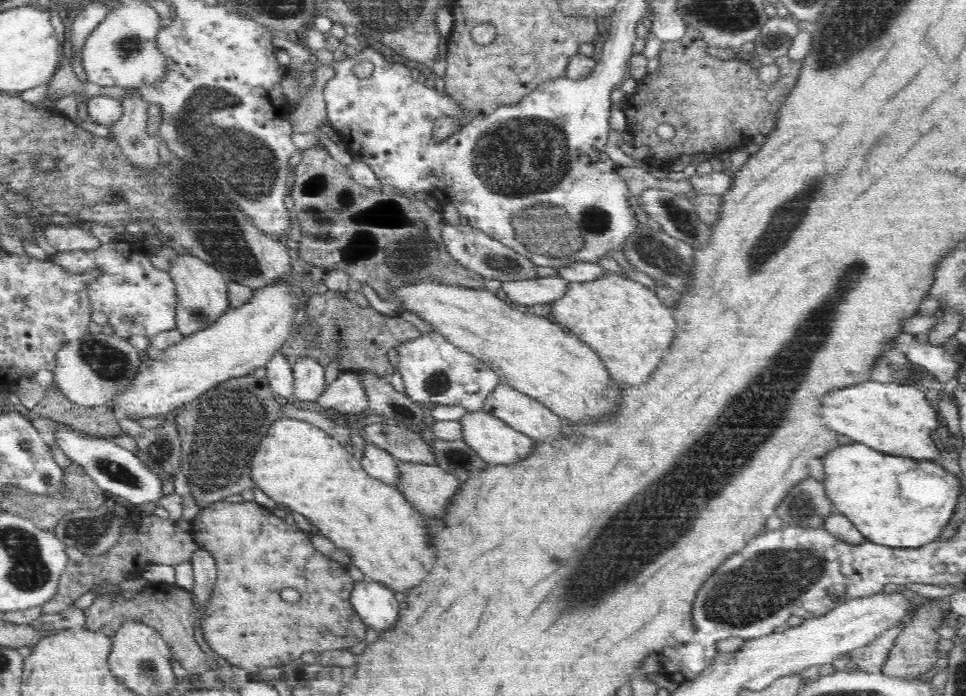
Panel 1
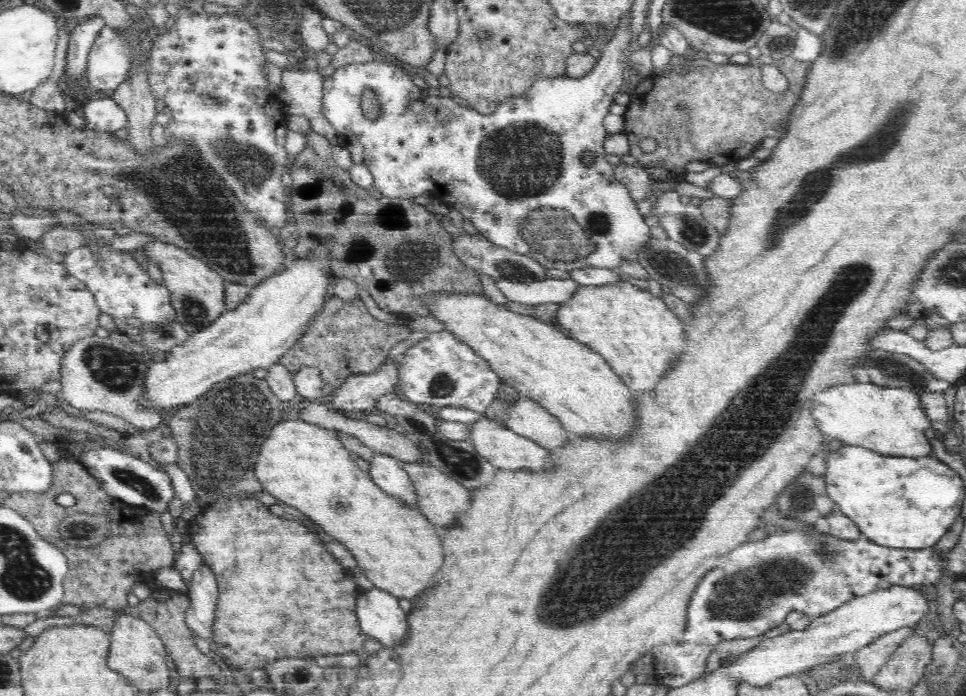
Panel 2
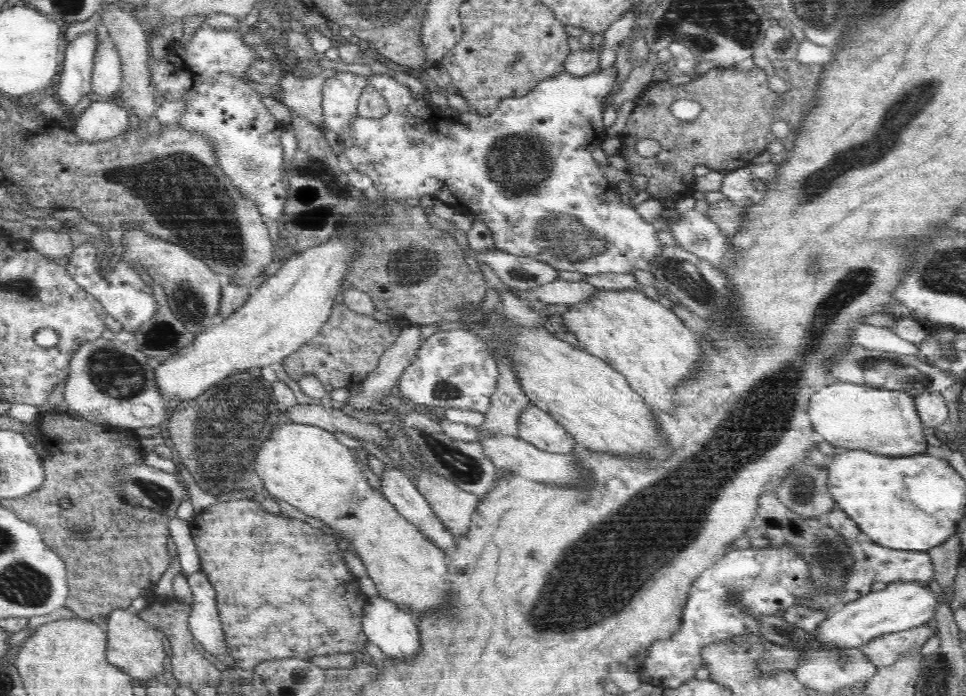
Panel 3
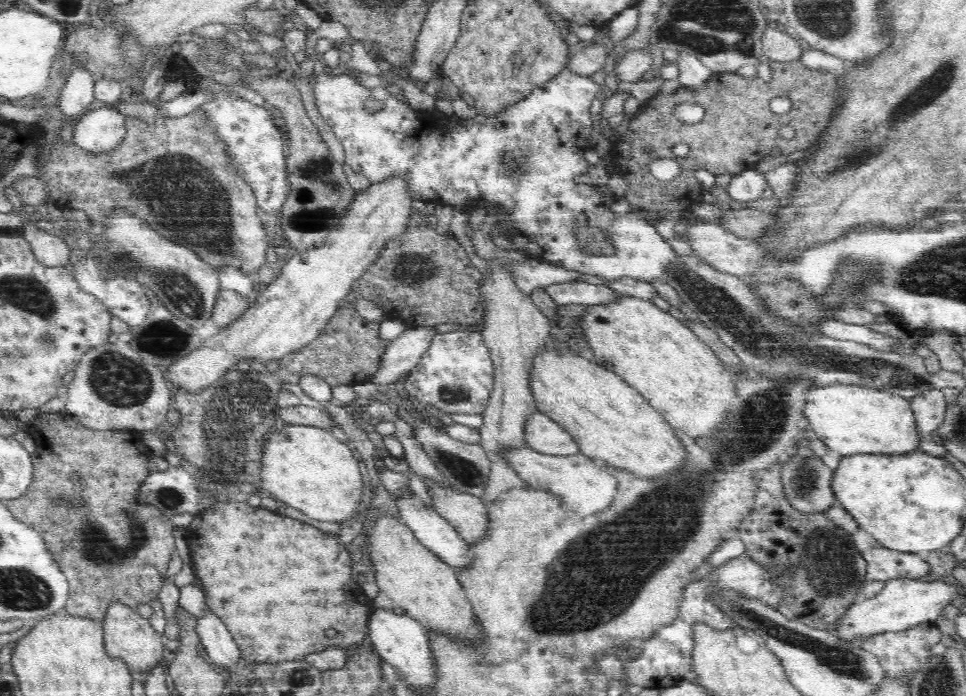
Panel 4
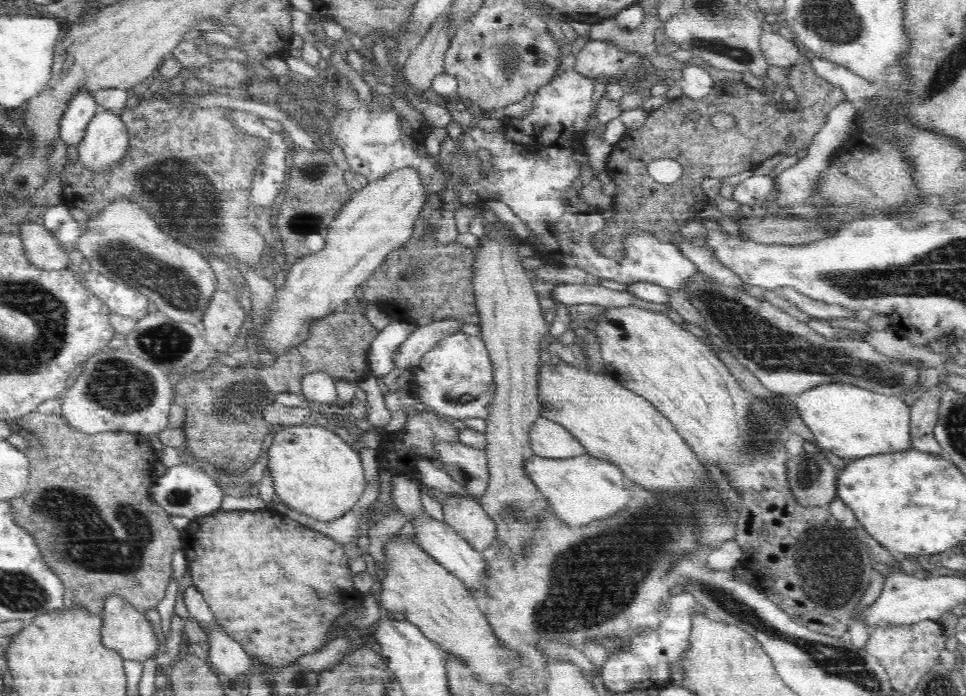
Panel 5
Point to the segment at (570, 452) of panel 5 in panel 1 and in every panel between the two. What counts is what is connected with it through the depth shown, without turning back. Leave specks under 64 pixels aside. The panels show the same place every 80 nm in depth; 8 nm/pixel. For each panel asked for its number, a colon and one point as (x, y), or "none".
1: (534, 419)
2: (526, 417)
3: (537, 427)
4: (544, 435)

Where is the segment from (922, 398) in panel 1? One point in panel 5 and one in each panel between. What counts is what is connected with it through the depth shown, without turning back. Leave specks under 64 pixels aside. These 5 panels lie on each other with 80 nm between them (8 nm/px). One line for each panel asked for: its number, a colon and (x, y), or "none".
2: (891, 421)
3: (849, 416)
4: (849, 419)
5: (846, 420)

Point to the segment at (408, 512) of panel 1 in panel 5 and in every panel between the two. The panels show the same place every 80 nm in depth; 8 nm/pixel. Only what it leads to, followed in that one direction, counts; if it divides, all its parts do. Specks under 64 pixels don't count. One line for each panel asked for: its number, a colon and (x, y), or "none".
2: (397, 547)
3: (302, 465)
4: (306, 467)
5: (314, 471)

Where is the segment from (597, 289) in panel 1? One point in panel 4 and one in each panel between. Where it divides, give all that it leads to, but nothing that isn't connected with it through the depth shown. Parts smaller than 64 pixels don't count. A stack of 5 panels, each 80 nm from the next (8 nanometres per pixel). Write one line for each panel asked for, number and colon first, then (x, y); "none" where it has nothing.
2: (632, 330)
3: (638, 337)
4: (655, 353)

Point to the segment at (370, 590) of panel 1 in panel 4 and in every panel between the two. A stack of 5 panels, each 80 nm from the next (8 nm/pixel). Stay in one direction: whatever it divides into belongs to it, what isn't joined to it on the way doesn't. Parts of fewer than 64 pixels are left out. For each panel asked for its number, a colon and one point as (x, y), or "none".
2: (380, 616)
3: (395, 632)
4: (400, 640)

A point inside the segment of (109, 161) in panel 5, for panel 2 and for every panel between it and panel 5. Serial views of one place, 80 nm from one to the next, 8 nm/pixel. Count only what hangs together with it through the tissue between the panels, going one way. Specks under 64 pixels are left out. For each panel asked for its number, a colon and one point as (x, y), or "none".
2: (104, 114)
3: (98, 120)
4: (102, 128)

